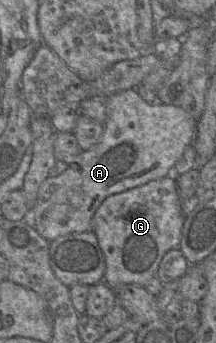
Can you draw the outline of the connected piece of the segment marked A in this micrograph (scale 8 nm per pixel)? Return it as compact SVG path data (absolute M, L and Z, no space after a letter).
M136 88L119 92L104 100L107 117L101 141L94 148L71 158L71 163L62 174L48 177L39 189L36 204L29 211L26 222L49 242L67 234L92 231L93 216L107 197L173 175L175 164L195 139L198 121L181 107L161 102L147 103Z

